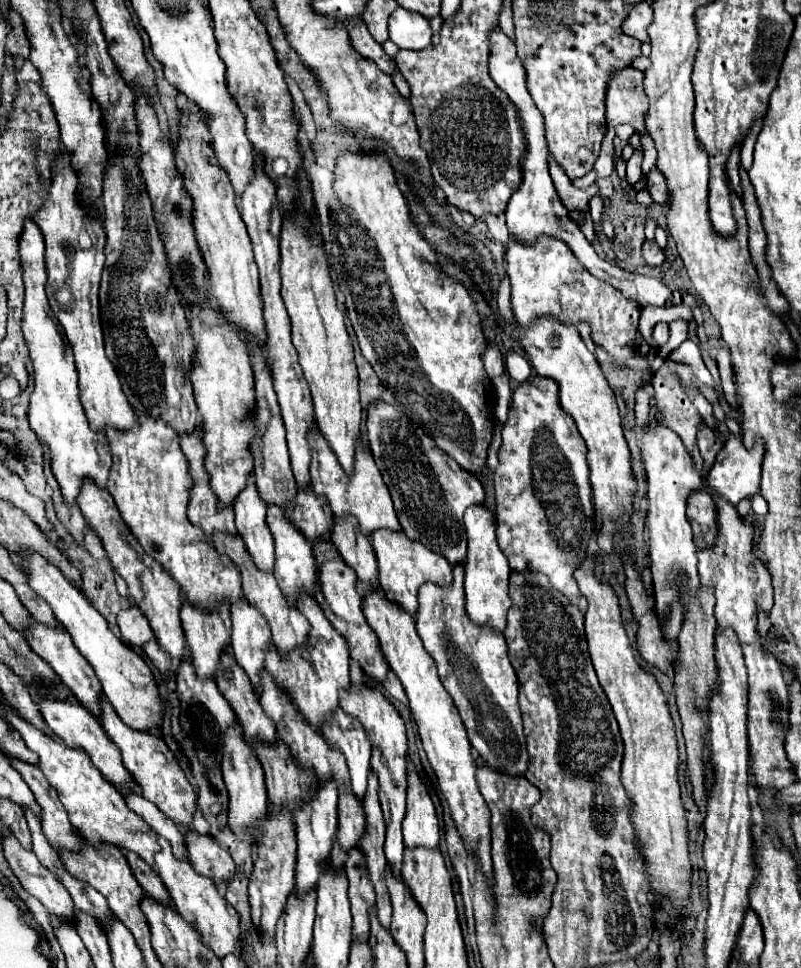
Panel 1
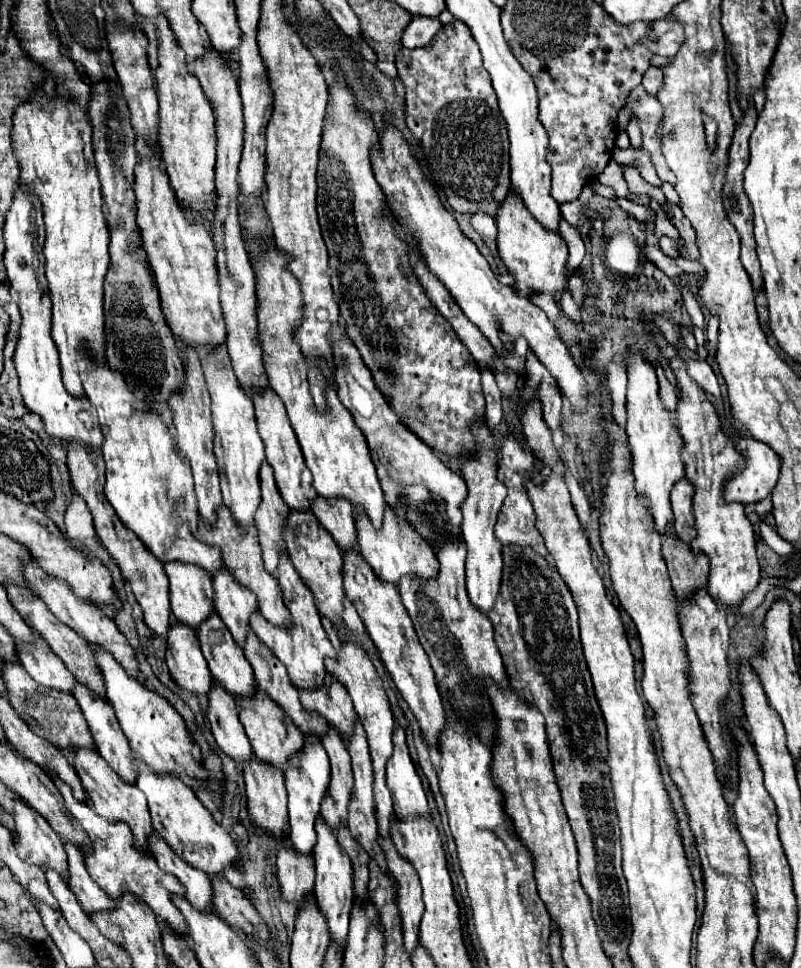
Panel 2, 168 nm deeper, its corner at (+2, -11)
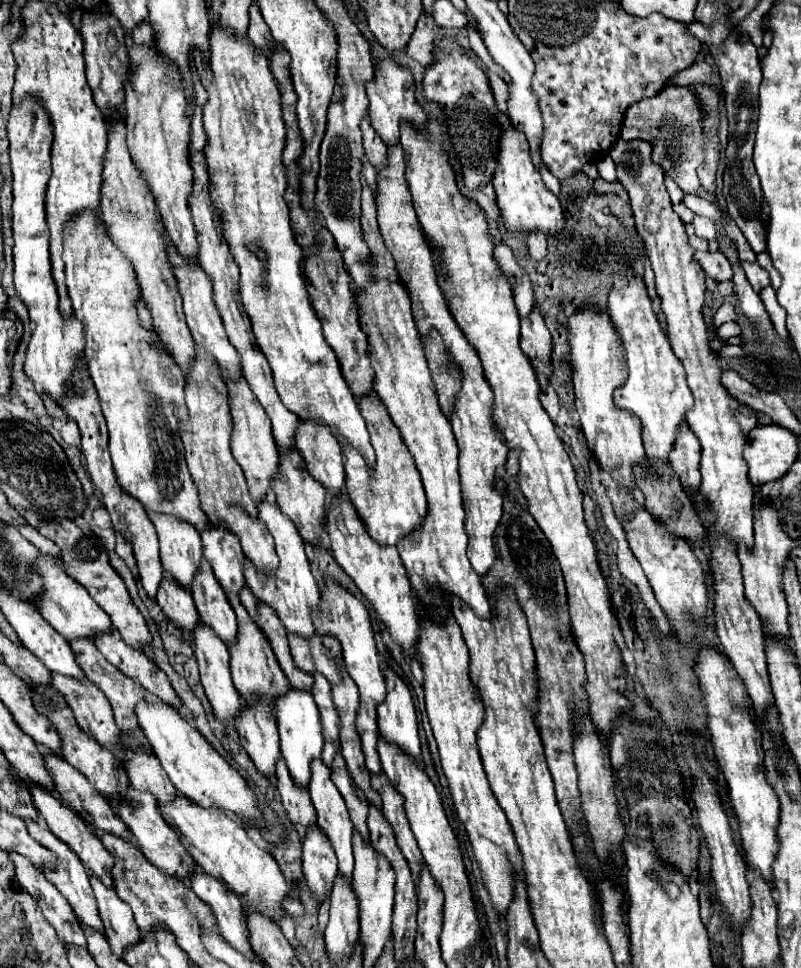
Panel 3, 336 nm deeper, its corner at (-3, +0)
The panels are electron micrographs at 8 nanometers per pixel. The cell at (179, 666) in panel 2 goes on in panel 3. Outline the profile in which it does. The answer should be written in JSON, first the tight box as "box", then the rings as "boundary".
{"box":[156,578,200,634],"boundary":[[[164,578],[160,584],[156,602],[166,614],[166,618],[186,634],[194,632],[196,626],[200,624],[198,610],[194,608],[194,602],[192,602],[192,594],[188,594],[188,590],[180,590],[176,582],[170,582]]]}

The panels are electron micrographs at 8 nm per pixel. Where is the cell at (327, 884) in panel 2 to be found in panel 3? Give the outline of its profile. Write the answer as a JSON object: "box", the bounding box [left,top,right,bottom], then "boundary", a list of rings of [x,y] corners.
{"box":[310,760,354,884],"boundary":[[[316,760],[312,762],[312,782],[310,782],[310,798],[312,798],[312,804],[316,808],[316,814],[318,814],[318,828],[326,834],[326,838],[330,840],[334,852],[336,852],[336,858],[338,858],[338,870],[340,870],[340,876],[344,878],[346,884],[352,882],[352,866],[354,866],[354,856],[352,856],[352,822],[350,822],[350,816],[348,816],[348,810],[346,810],[346,804],[344,800],[340,798],[340,792],[336,790],[336,786],[330,782],[330,770],[324,766],[322,760]]]}

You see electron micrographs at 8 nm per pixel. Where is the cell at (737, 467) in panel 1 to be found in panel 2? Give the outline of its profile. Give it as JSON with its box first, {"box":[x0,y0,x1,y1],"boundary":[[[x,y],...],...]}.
{"box":[725,439,779,503],"boundary":[[[735,439],[739,451],[745,455],[745,469],[731,477],[725,485],[725,499],[735,503],[757,503],[765,499],[779,477],[779,457],[769,445],[755,439]]]}

